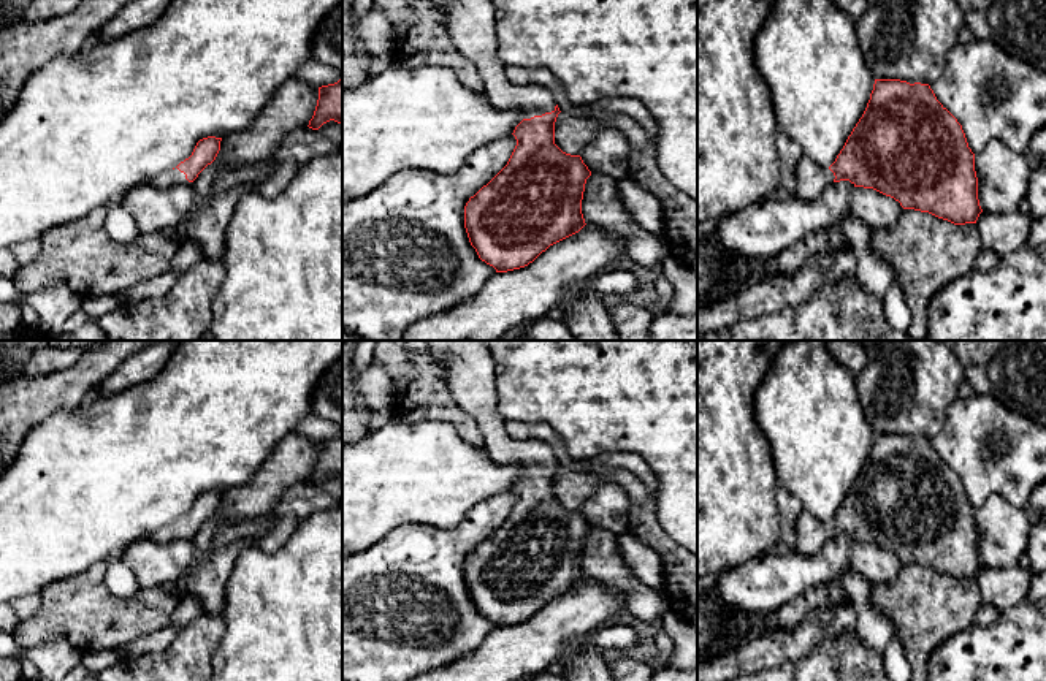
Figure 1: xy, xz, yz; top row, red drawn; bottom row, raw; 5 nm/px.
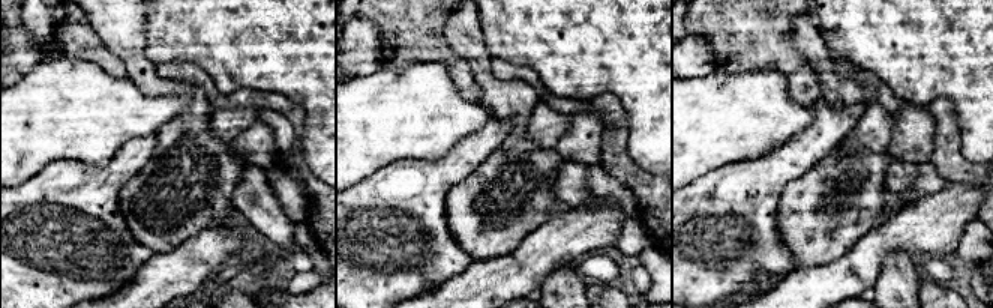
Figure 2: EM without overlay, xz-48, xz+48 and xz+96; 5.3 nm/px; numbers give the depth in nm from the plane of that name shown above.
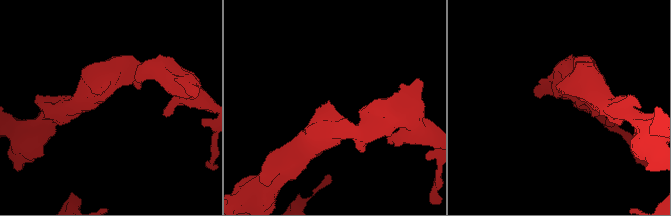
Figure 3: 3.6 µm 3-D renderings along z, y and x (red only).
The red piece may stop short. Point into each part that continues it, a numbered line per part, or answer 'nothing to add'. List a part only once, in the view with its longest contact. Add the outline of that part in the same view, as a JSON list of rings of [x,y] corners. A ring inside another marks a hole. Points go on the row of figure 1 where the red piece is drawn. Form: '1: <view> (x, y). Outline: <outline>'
1: xz (471, 24). Outline: [[[433,0],[436,6],[442,11],[445,17],[445,27],[453,46],[477,67],[479,74],[483,82],[483,90],[487,98],[499,109],[513,109],[523,114],[523,119],[531,119],[534,116],[542,116],[545,112],[555,111],[556,100],[553,93],[542,86],[518,86],[512,84],[506,78],[506,67],[498,57],[498,38],[496,38],[496,10],[491,0]]]

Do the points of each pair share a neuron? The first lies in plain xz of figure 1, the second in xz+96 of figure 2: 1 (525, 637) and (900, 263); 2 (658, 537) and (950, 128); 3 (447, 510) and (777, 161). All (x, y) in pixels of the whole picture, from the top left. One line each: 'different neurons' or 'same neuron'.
1: different neurons
2: same neuron
3: different neurons

